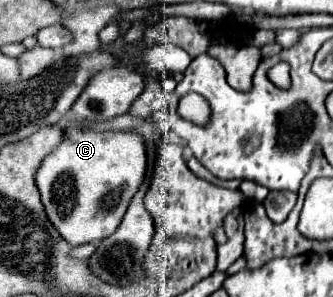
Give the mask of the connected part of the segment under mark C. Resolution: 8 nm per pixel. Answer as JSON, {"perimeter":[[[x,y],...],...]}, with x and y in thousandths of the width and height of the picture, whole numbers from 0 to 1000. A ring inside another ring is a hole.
{"perimeter":[[[189,411],[183,485],[129,532],[111,572],[123,680],[159,761],[213,822],[315,808],[369,741],[399,653],[417,640],[441,572],[435,465],[405,444],[273,438]]]}

